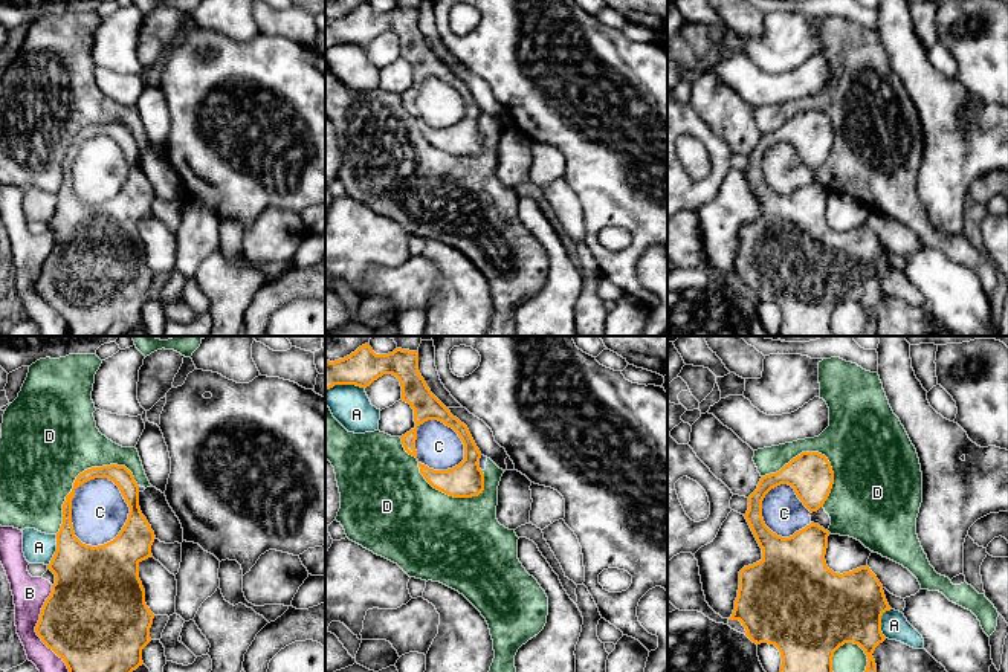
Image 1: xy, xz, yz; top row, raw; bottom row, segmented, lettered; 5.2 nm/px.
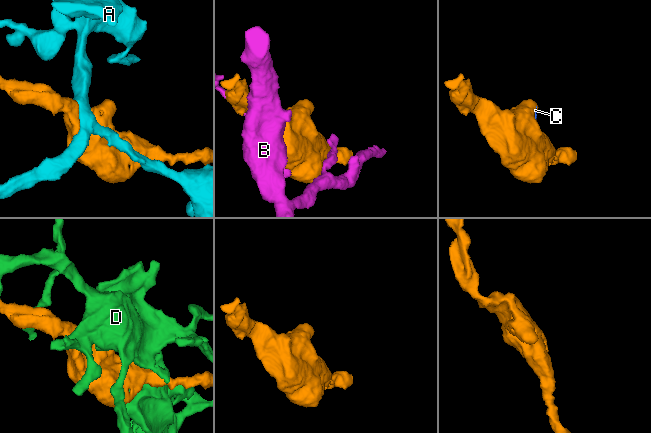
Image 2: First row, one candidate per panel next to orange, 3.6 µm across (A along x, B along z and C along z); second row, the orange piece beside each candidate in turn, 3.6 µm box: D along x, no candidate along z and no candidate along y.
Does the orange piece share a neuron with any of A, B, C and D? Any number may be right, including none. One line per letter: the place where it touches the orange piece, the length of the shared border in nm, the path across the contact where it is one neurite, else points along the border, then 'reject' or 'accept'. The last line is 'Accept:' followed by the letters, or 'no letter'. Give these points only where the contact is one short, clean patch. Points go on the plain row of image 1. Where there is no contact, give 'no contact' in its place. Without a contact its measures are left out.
A: contact yz (880, 280); length 160 nm; reject
B: contact xy (35, 289); length 500 nm; reject
C: contact xy (129, 176); length 380 nm; reject
D: contact xy (77, 135); length 500 nm; reject
Accept: no letter

